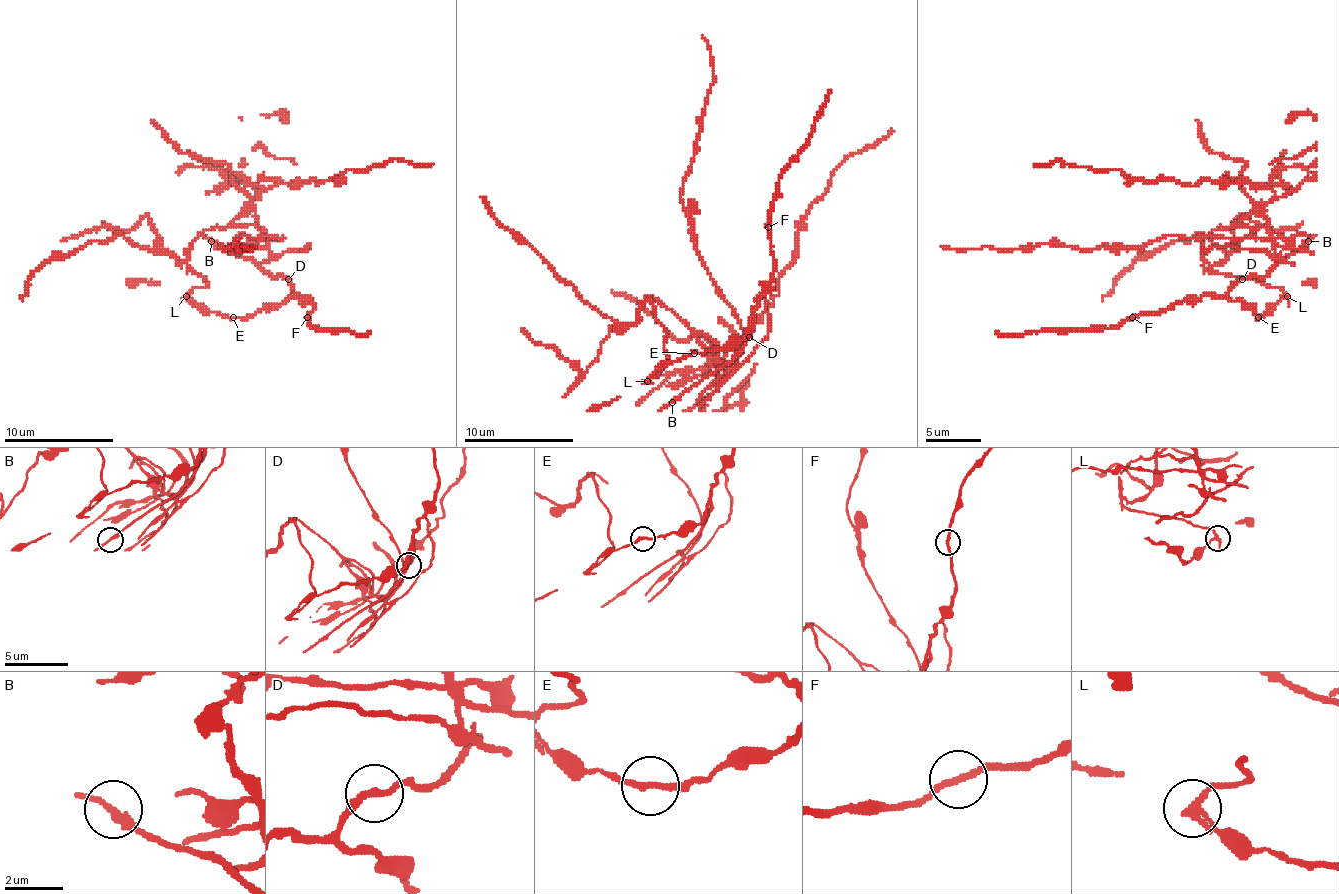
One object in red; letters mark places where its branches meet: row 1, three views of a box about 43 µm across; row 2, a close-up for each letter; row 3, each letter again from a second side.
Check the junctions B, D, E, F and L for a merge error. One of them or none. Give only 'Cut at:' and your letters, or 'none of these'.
Cut at: L

